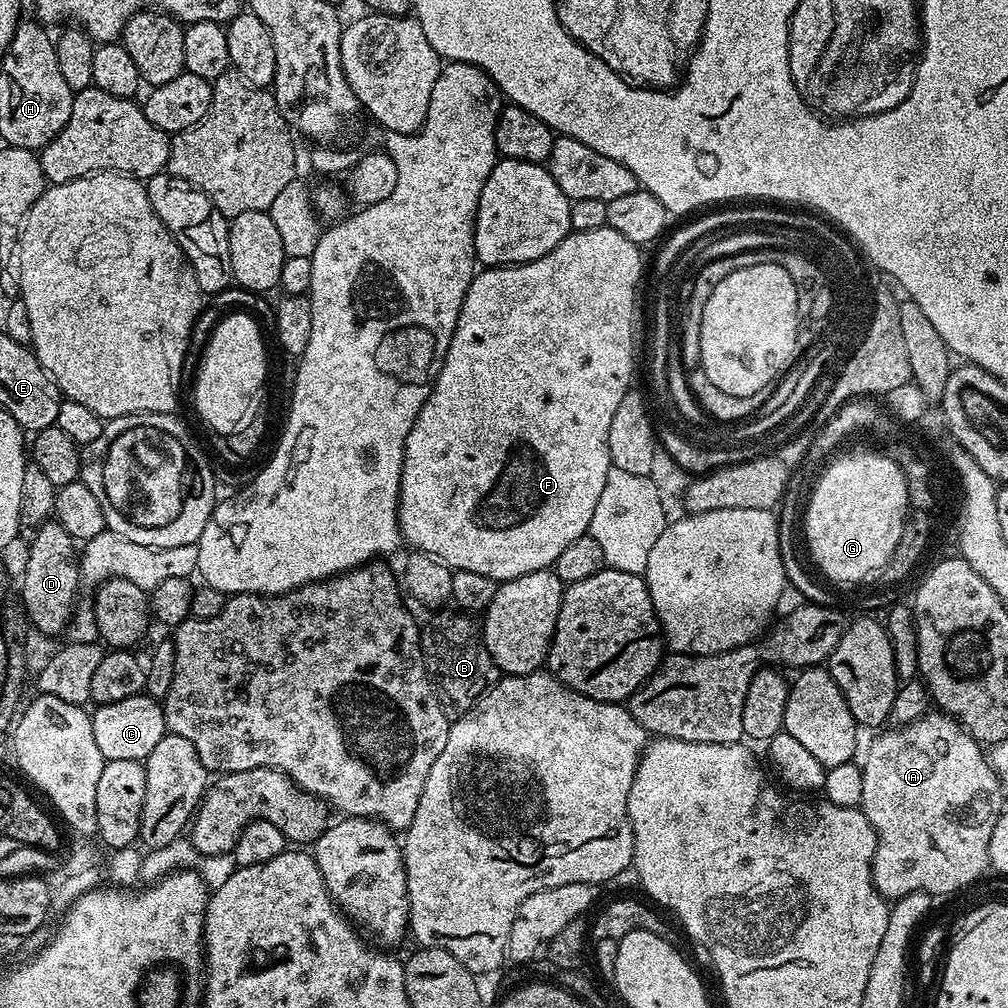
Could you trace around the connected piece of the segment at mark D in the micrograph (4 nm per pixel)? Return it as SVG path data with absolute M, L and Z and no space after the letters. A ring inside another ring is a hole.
M55 518L46 521L37 528L31 537L32 545L28 548L28 557L24 560L24 585L20 588L20 600L24 603L23 615L29 623L38 629L44 636L55 638L60 631L69 627L77 607L76 591L82 588L80 579L80 562L78 559L78 544L70 534L62 528Z

